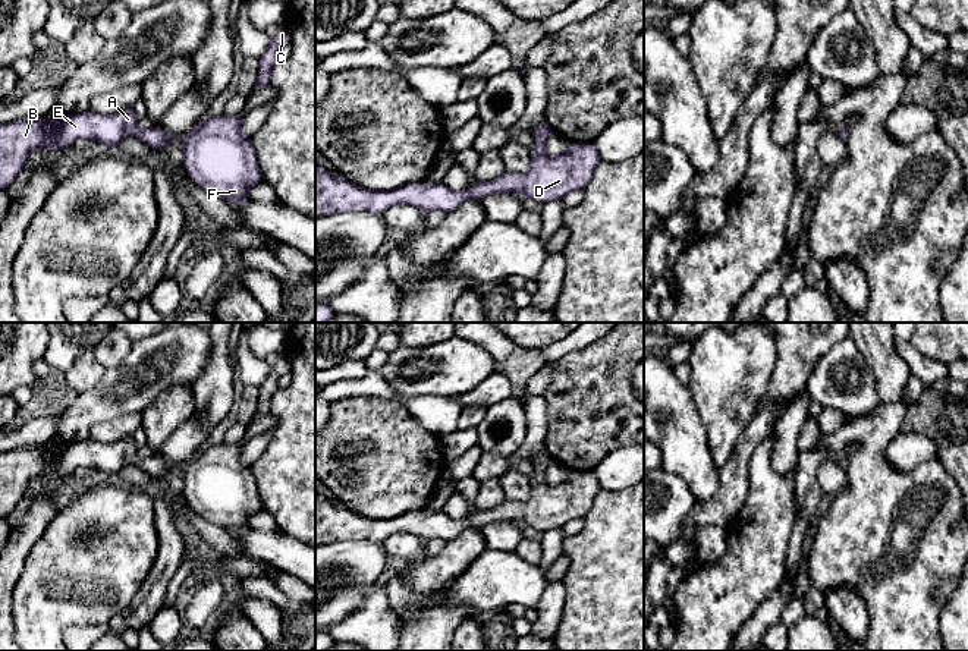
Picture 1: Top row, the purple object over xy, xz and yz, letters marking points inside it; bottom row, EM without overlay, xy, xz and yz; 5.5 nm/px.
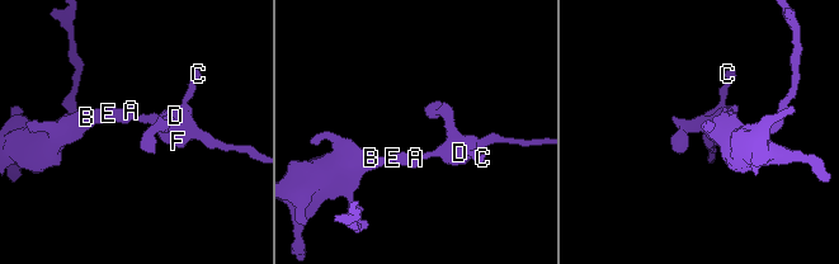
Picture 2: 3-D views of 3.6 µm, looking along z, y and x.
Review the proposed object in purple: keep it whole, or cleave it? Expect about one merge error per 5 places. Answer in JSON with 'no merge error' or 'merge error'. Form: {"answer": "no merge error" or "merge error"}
{"answer": "no merge error"}

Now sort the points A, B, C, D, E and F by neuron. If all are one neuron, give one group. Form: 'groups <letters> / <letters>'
groups A B C D E F

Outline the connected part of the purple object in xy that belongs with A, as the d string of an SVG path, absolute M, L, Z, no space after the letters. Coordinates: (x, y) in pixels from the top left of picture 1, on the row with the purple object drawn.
M135 107L114 114L100 114L88 108L84 113L66 114L57 122L48 122L41 116L3 123L0 125L0 189L12 185L37 148L60 151L78 139L95 139L106 150L114 151L122 139L132 135L138 135L144 144L158 151L182 138L166 133L157 125L139 130Z

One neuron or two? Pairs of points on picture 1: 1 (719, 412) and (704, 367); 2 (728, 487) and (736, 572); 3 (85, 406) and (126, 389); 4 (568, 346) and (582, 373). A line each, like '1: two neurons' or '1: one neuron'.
1: one neuron
2: two neurons
3: one neuron
4: two neurons

